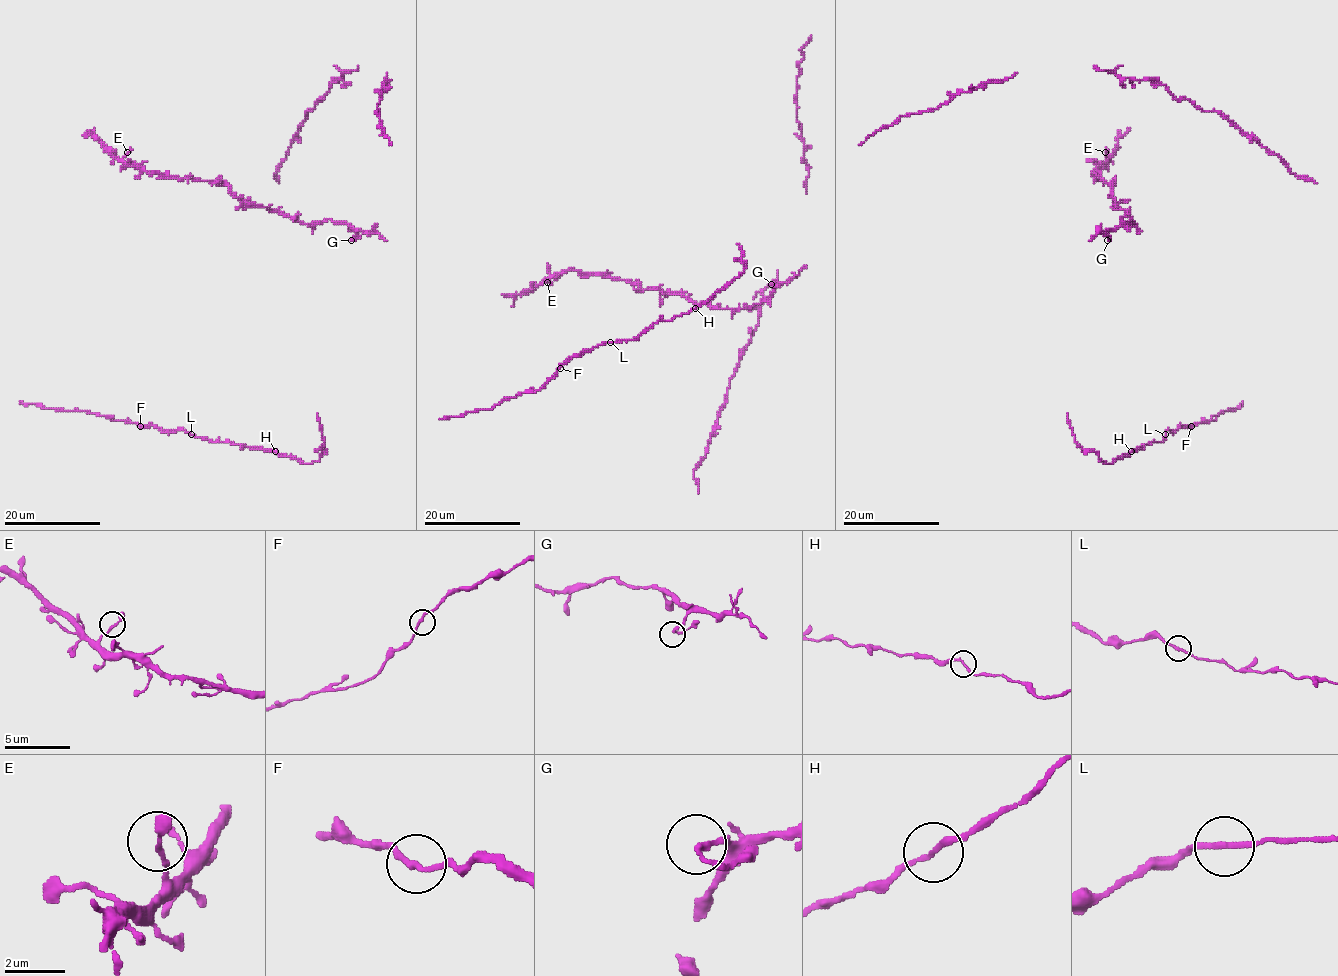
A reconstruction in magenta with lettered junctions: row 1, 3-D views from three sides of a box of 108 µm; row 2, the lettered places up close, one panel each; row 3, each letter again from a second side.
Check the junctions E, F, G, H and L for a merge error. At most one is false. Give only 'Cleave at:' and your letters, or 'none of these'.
Cleave at: none of these

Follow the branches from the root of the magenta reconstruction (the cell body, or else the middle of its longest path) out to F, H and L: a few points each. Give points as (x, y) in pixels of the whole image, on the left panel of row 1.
F: (316, 414), (325, 451), (310, 463), (273, 450), (213, 443), (183, 431), (163, 432), (140, 426)
H: (316, 414), (325, 451), (318, 461), (302, 463), (276, 451)
L: (316, 414), (325, 451), (318, 461), (310, 463), (281, 456), (273, 450), (213, 443), (191, 434)

